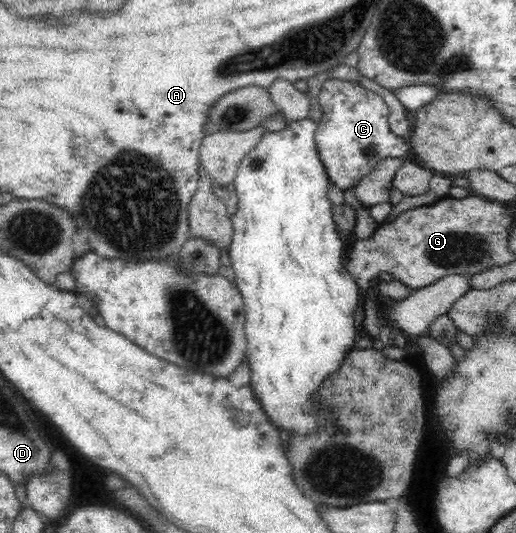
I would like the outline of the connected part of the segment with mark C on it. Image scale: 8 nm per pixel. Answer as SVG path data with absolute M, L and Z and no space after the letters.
M329 78L320 89L319 103L323 117L315 135L318 156L330 181L345 193L349 194L364 175L372 173L382 159L406 157L409 153L409 144L394 138L388 130L390 111L384 99L358 81Z

